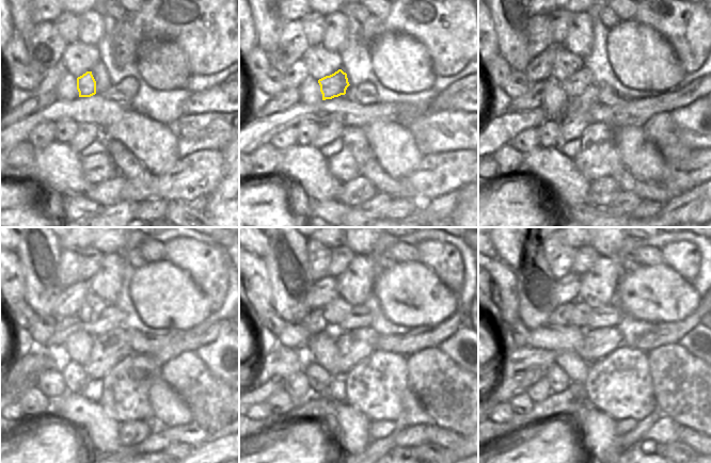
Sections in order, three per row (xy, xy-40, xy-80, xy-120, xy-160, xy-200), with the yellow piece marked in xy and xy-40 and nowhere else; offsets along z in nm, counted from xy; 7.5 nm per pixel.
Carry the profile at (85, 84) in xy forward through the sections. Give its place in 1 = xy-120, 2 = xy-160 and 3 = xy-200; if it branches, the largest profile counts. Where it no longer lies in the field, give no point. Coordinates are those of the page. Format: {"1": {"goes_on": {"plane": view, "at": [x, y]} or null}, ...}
{"1": {"goes_on": {"plane": "xy-120", "at": [112, 317]}}, "2": {"goes_on": {"plane": "xy-160", "at": [361, 316]}}, "3": {"goes_on": {"plane": "xy-200", "at": [610, 316]}}}

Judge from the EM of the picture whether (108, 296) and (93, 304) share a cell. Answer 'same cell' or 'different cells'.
different cells

